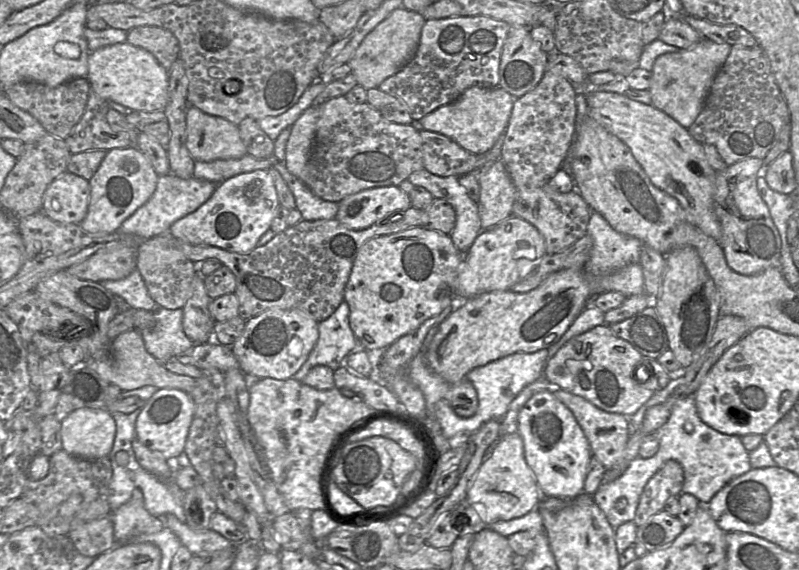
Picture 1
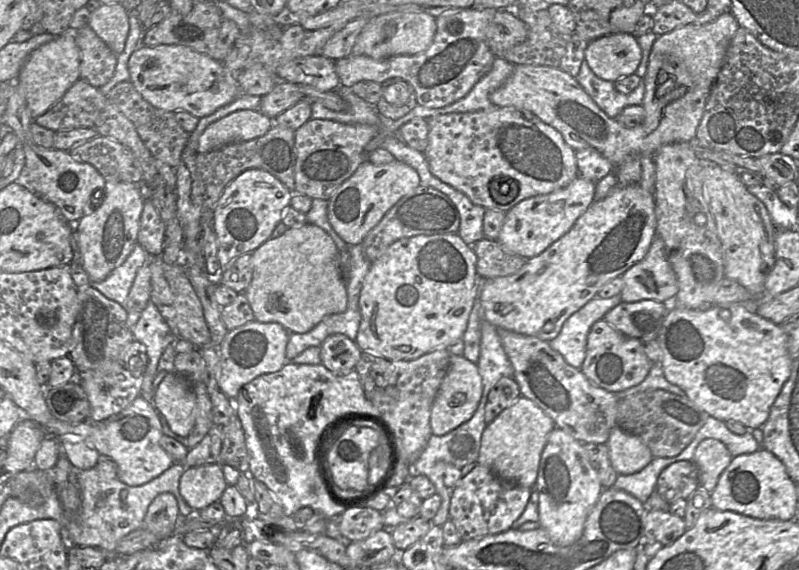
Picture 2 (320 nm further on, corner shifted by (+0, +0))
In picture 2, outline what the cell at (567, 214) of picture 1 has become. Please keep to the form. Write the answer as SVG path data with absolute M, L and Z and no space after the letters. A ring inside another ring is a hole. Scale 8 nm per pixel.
M492 107L477 112L437 115L427 121L428 145L423 154L431 173L485 209L507 212L522 200L566 187L578 176L576 151L565 143L561 133L529 111Z

